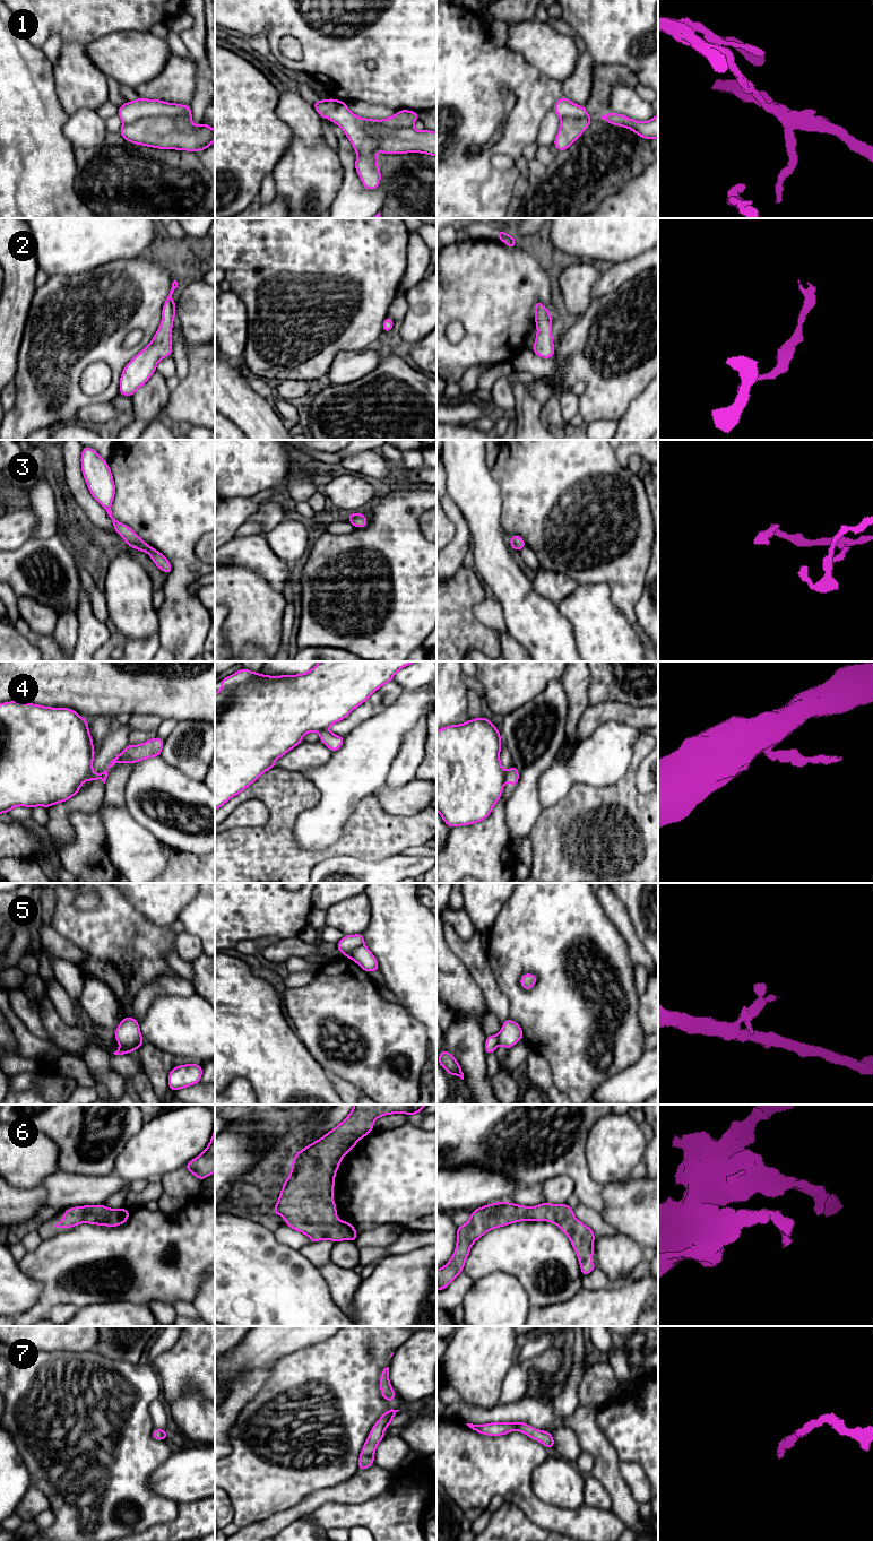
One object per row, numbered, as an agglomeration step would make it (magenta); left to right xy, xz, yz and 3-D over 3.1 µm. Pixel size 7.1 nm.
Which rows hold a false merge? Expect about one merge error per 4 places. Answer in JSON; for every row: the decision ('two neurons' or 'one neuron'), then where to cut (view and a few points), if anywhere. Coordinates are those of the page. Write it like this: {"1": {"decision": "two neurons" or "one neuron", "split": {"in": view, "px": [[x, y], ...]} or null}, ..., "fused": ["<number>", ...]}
{"1": {"decision": "two neurons", "split": {"in": "xy", "px": [[190, 112], [178, 115], [144, 117], [124, 124]]}}, "2": {"decision": "one neuron", "split": null}, "3": {"decision": "one neuron", "split": null}, "4": {"decision": "two neurons", "split": {"in": "yz", "px": [[506, 772], [503, 780]]}}, "5": {"decision": "two neurons", "split": {"in": "xz", "px": [[363, 943], [345, 954]]}}, "6": {"decision": "one neuron", "split": null}, "7": {"decision": "one neuron", "split": null}, "fused": ["1", "4", "5"]}

